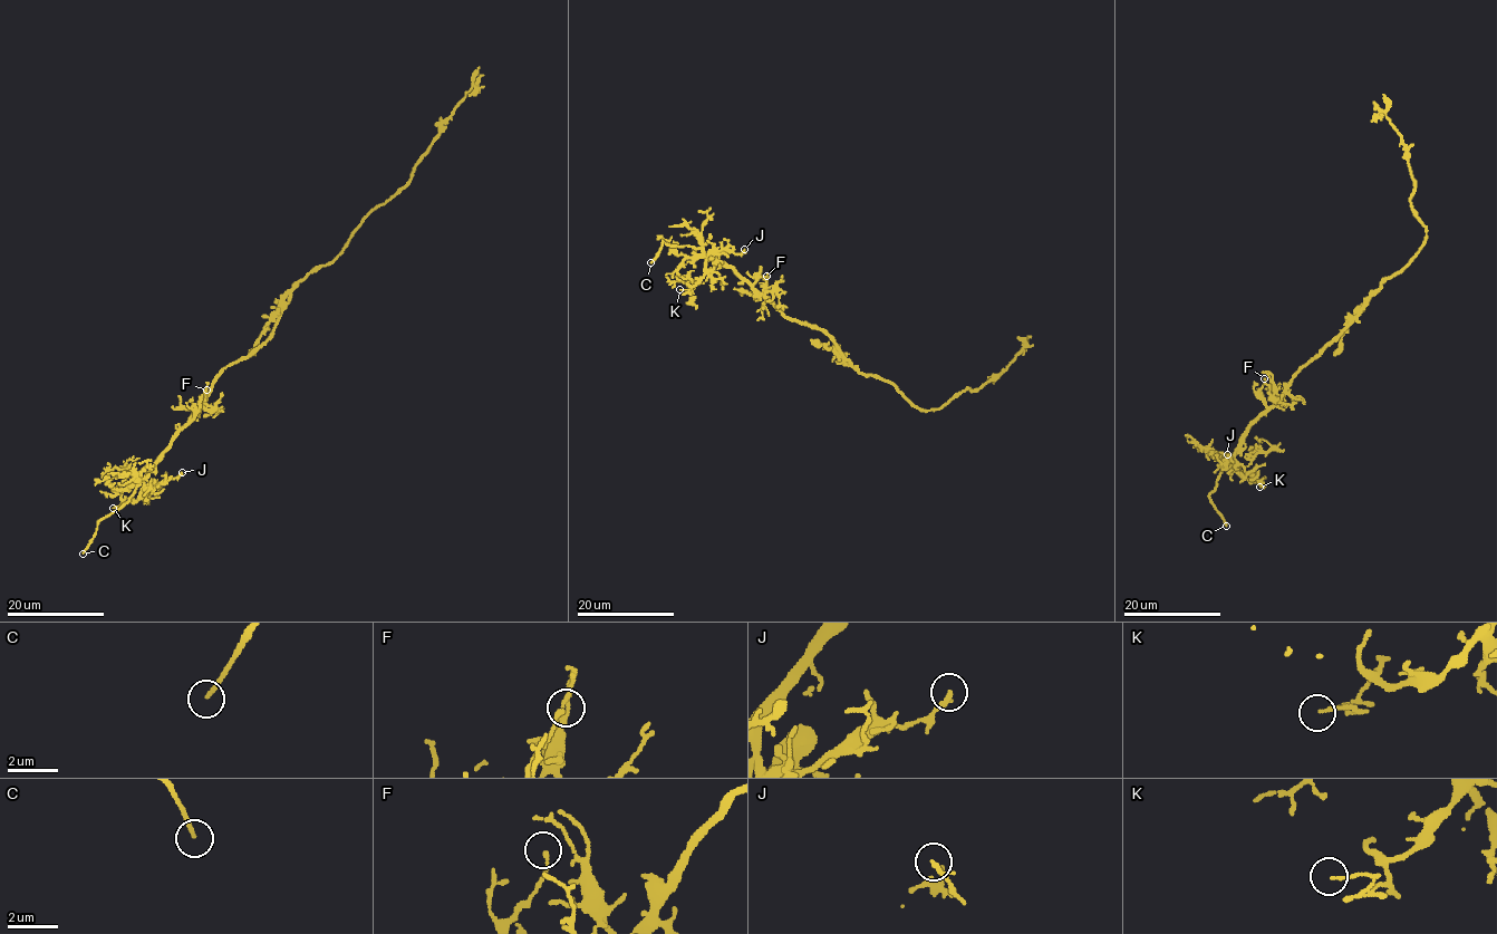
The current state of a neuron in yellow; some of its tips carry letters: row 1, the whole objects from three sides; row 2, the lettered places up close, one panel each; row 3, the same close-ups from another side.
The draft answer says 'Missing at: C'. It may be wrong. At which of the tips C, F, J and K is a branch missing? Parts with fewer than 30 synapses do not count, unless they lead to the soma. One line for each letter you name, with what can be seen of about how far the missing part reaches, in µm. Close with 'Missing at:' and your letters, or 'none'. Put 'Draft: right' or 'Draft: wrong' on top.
Draft: right
C: about 10 µm are missing
Missing at: C

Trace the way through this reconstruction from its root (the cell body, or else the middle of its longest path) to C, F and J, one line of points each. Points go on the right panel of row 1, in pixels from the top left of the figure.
C: (1355, 319), (1300, 369), (1286, 394), (1249, 425), (1240, 448), (1222, 464), (1215, 489), (1209, 496), (1226, 526)
F: (1355, 319), (1300, 369), (1286, 394), (1271, 407), (1257, 396), (1264, 378)
J: (1355, 319), (1300, 369), (1286, 394), (1249, 425), (1227, 468), (1230, 459), (1227, 454)

